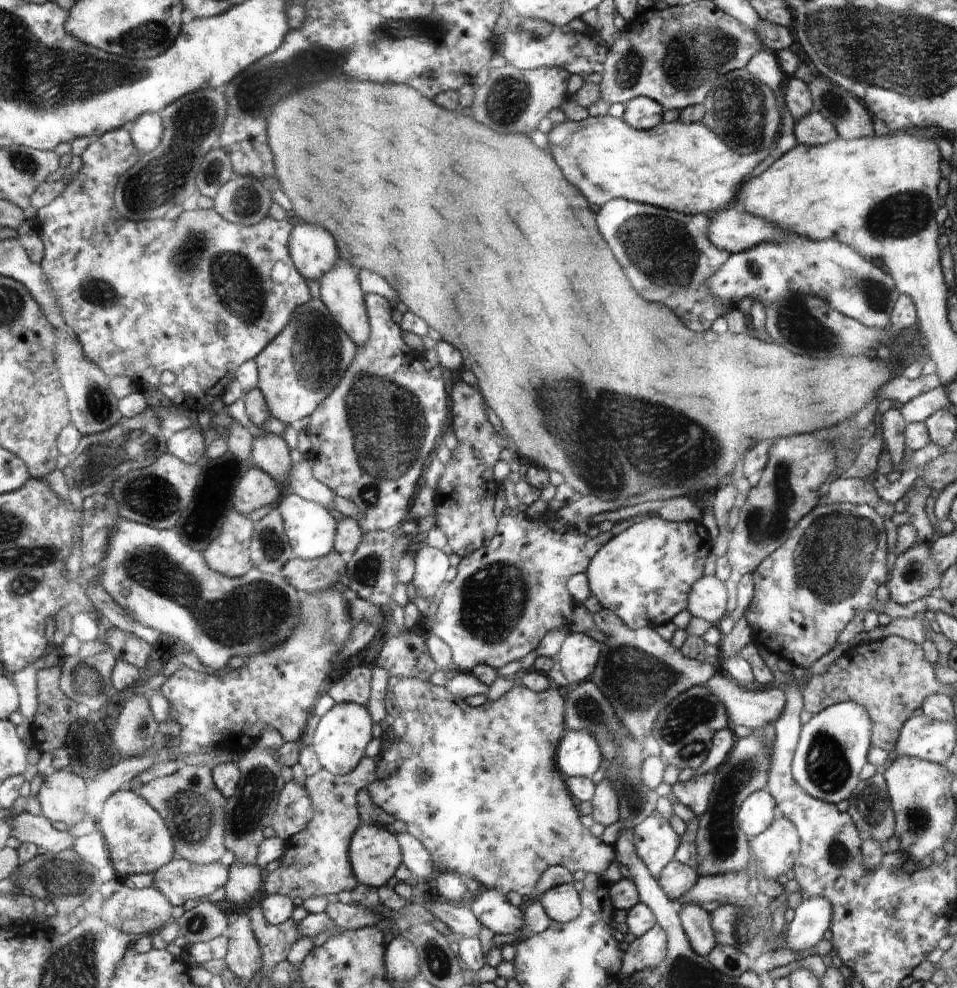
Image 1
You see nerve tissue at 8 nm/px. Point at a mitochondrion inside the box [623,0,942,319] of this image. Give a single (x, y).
(708, 46)

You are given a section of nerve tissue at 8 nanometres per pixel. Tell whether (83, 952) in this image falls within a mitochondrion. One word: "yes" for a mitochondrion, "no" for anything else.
yes

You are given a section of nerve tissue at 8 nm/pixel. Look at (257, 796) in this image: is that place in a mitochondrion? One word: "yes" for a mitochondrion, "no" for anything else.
yes

